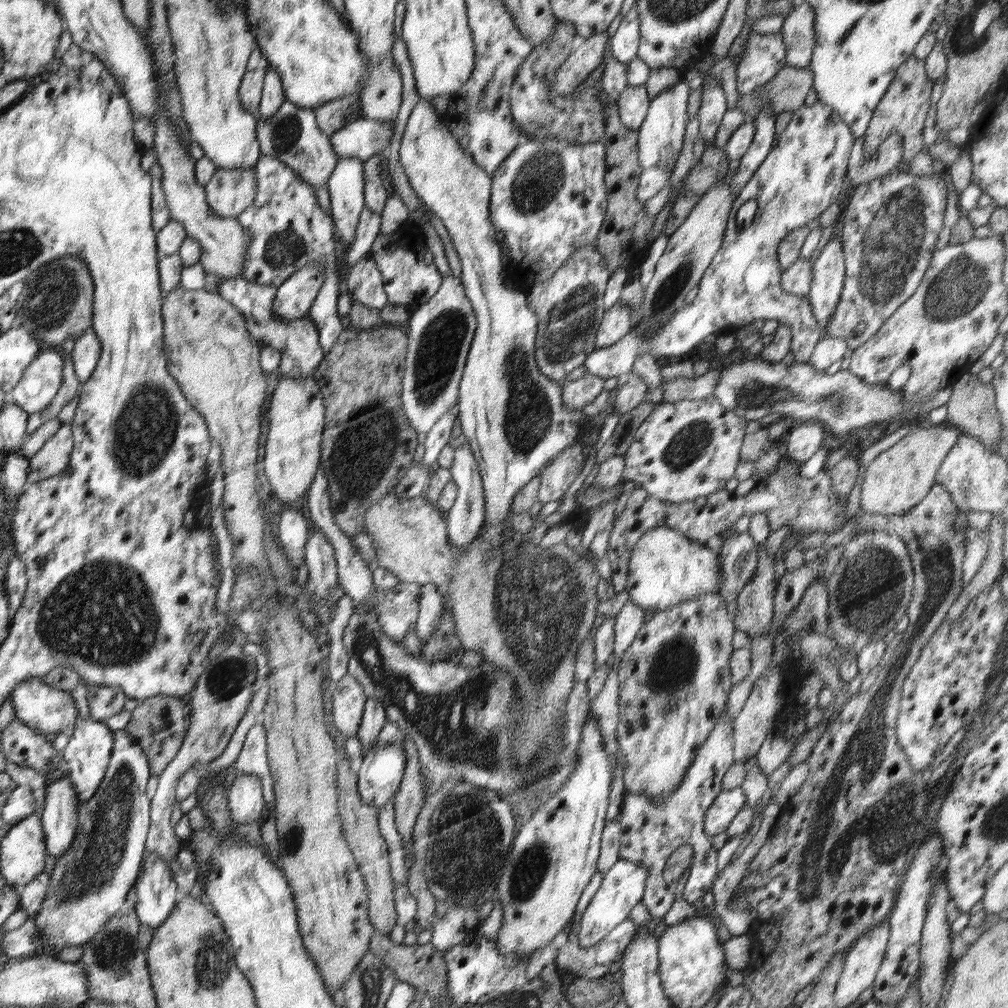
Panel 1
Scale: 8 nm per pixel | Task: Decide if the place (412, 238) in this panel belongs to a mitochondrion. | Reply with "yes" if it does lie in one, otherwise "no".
no

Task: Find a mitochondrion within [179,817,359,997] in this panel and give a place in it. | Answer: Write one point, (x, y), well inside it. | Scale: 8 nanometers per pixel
(212, 967)

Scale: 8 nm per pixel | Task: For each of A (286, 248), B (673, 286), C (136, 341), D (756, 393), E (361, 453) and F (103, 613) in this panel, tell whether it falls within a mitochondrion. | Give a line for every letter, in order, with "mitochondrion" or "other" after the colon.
A: mitochondrion
B: mitochondrion
C: other
D: mitochondrion
E: mitochondrion
F: mitochondrion

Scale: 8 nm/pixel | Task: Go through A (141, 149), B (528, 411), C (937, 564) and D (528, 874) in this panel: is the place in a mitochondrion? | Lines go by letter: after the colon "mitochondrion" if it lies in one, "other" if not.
A: other
B: mitochondrion
C: mitochondrion
D: mitochondrion

